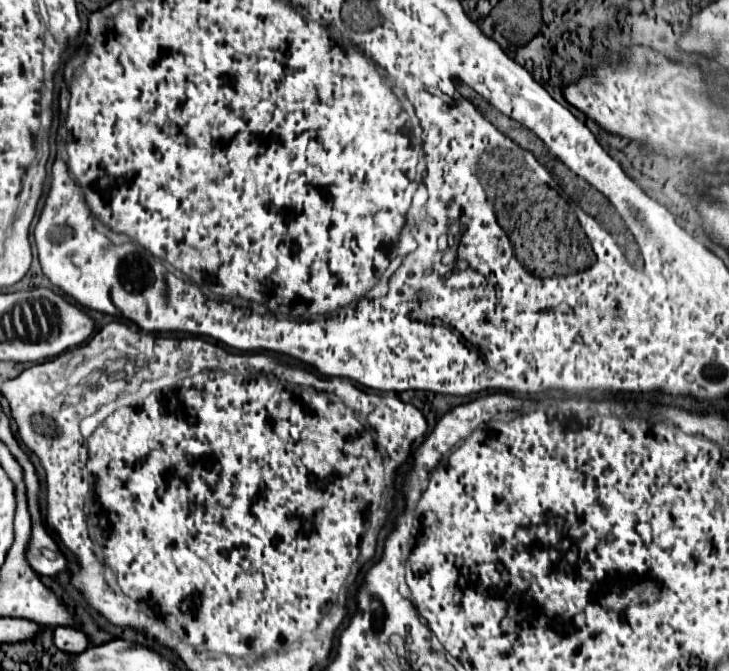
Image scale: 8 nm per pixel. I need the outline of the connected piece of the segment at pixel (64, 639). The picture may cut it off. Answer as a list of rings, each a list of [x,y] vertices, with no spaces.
[[[55,627],[55,635],[53,635],[53,643],[57,649],[65,651],[65,653],[79,653],[85,651],[89,647],[89,639],[85,633],[81,633],[79,629],[73,627]]]

